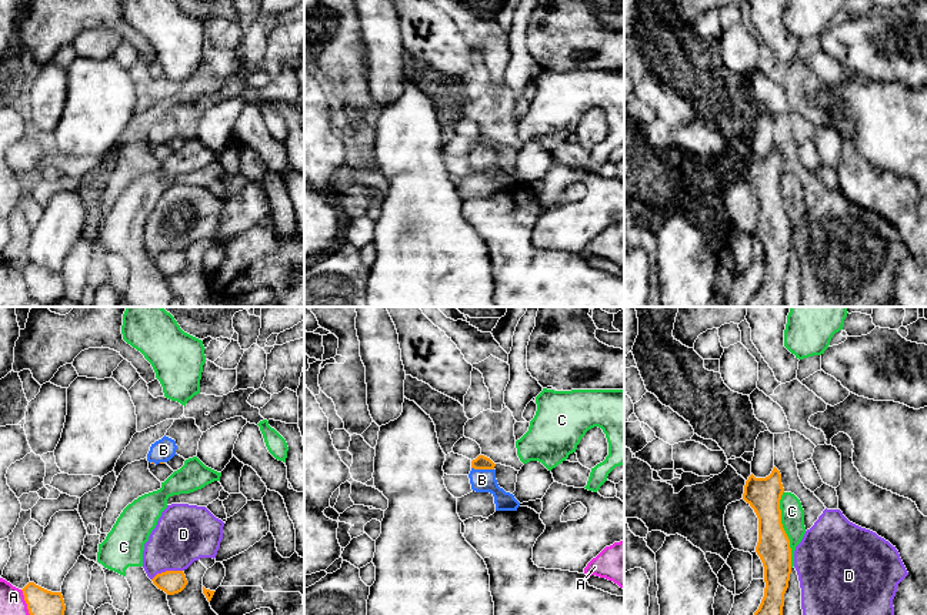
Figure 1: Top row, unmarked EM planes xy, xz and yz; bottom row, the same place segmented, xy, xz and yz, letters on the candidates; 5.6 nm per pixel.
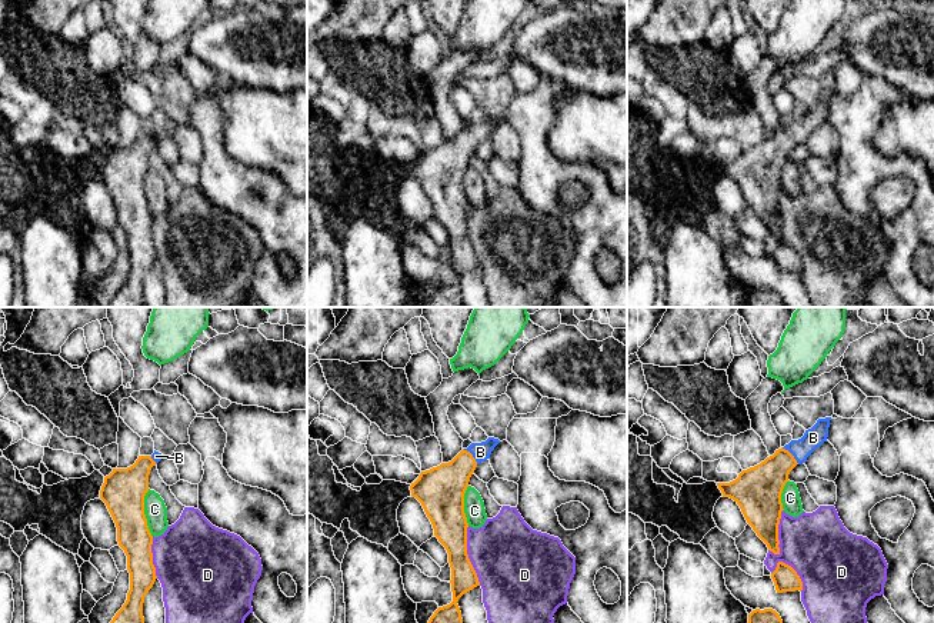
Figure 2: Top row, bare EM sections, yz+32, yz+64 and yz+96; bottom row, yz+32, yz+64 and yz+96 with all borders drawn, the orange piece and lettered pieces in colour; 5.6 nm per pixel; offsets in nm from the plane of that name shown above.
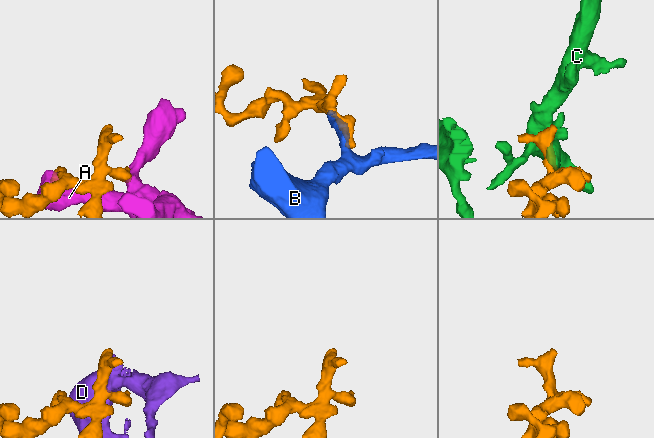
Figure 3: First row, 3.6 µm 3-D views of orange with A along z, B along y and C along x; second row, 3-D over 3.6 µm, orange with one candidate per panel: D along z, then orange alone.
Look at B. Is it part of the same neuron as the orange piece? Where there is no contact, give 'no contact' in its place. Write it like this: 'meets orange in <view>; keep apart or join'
meets orange in xz; join

